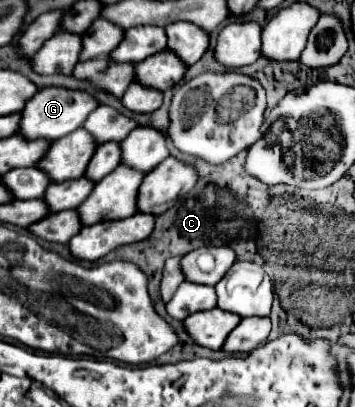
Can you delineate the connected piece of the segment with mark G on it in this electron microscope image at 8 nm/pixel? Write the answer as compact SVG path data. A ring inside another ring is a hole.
M53 86L37 90L35 96L21 110L21 120L19 120L17 134L23 136L25 140L39 140L39 138L45 138L49 142L59 140L59 138L71 134L73 130L81 128L83 122L85 122L85 116L89 116L89 112L93 108L97 108L97 102L87 92L53 88Z

